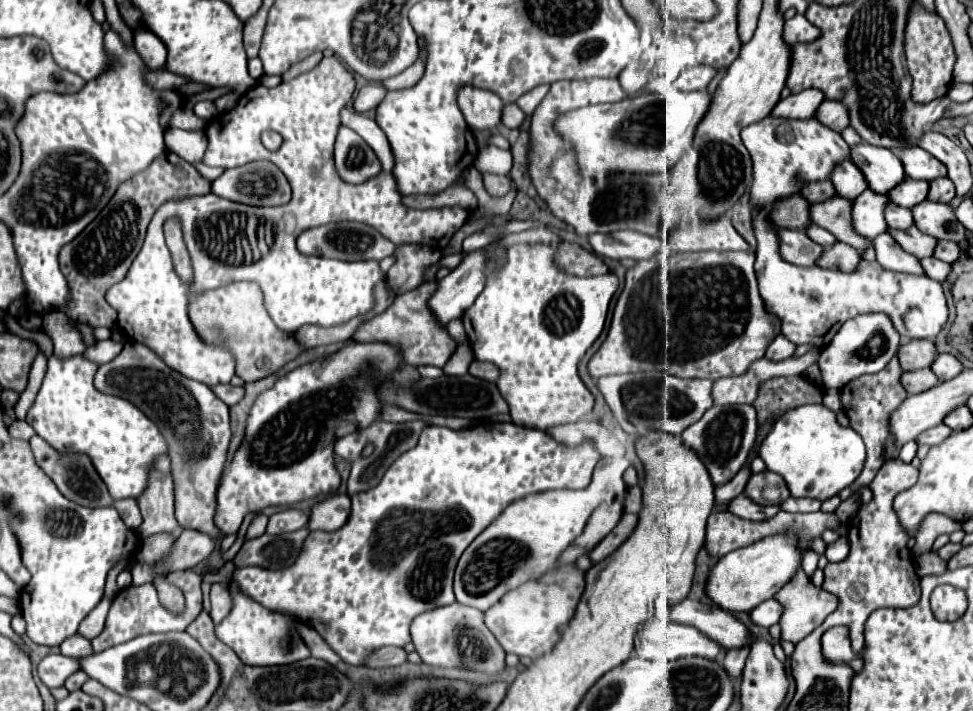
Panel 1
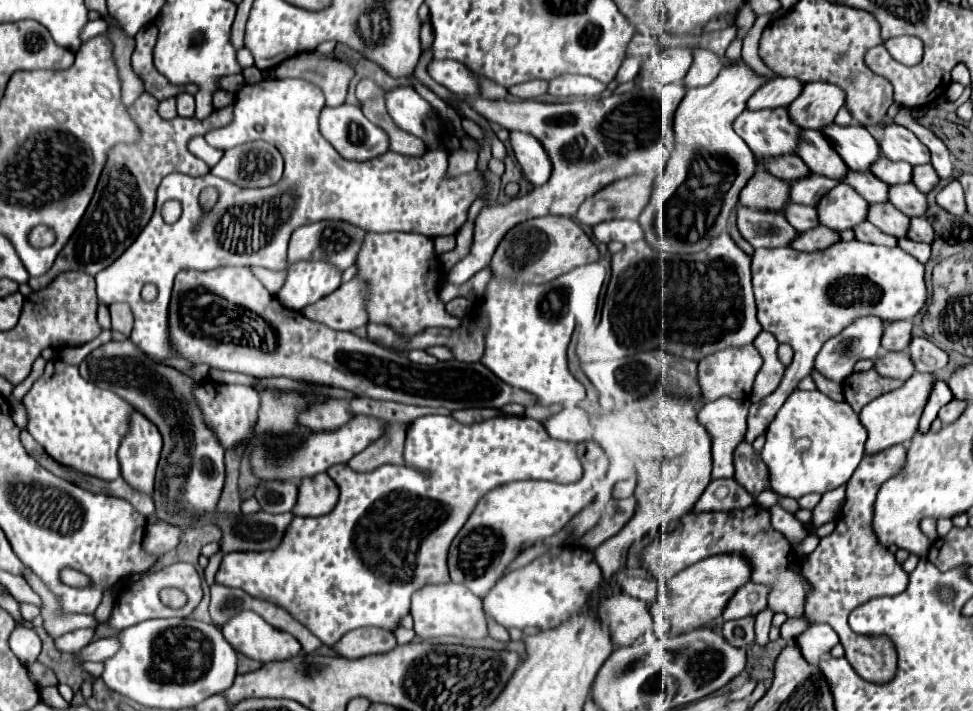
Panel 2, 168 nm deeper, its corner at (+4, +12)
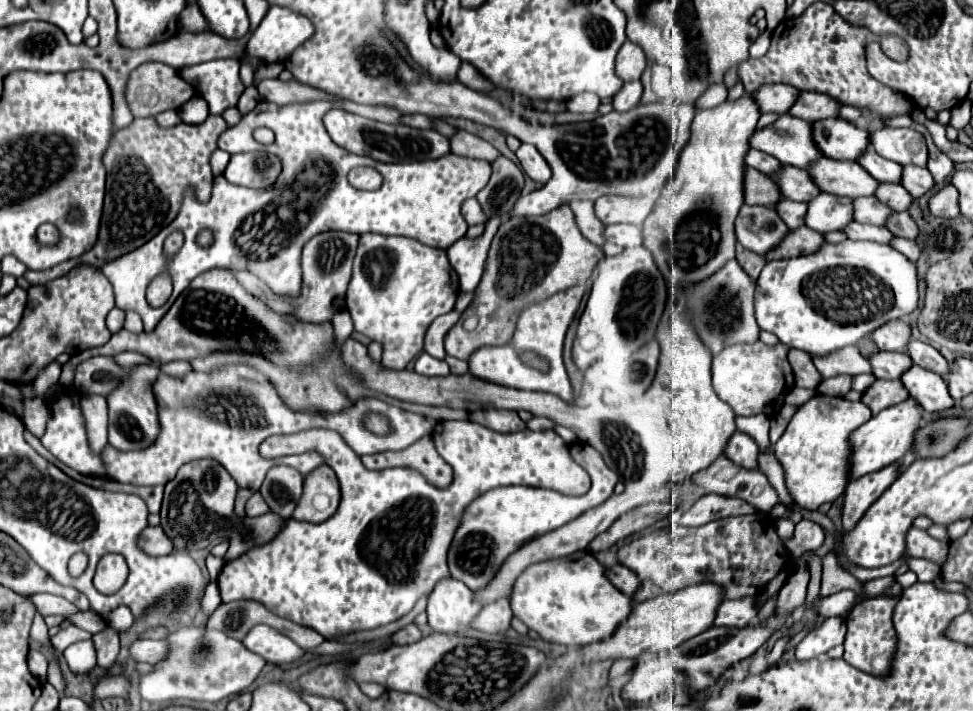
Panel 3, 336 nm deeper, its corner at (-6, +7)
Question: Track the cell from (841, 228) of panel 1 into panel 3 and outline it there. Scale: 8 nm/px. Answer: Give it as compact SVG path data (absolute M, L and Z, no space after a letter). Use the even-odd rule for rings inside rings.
M784 166L782 174L776 176L776 182L780 186L782 198L788 198L788 200L810 202L810 198L816 198L820 194L808 170L798 170L794 166Z

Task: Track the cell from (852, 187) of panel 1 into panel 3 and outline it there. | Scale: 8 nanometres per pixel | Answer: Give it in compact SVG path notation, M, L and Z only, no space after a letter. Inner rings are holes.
M790 114L780 116L774 126L754 132L750 146L796 168L810 168L812 162L824 158L812 138L812 126Z

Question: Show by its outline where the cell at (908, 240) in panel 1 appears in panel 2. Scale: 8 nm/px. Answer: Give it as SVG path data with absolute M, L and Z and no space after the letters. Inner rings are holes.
M872 203L868 205L868 215L866 219L882 229L884 233L890 233L894 237L906 237L908 231L908 217L900 213L892 203Z

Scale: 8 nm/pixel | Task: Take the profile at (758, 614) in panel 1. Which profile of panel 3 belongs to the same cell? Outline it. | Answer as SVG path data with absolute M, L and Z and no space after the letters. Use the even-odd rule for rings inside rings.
M736 598L734 602L724 600L718 608L714 626L728 626L728 628L744 628L748 626L760 612L760 598Z

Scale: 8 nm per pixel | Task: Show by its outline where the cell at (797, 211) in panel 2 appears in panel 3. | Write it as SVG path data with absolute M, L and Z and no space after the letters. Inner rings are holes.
M784 198L776 204L776 212L786 222L786 226L790 226L790 230L796 230L806 224L804 222L804 218L806 218L806 204L804 202L794 202L794 200Z

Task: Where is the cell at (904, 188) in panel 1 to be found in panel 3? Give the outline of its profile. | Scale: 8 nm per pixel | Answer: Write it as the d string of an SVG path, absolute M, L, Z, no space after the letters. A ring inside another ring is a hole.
M870 148L860 160L862 168L866 168L870 174L874 174L874 178L878 178L878 182L894 182L900 184L902 180L902 166L896 162L890 162L886 158L880 158L874 148Z

